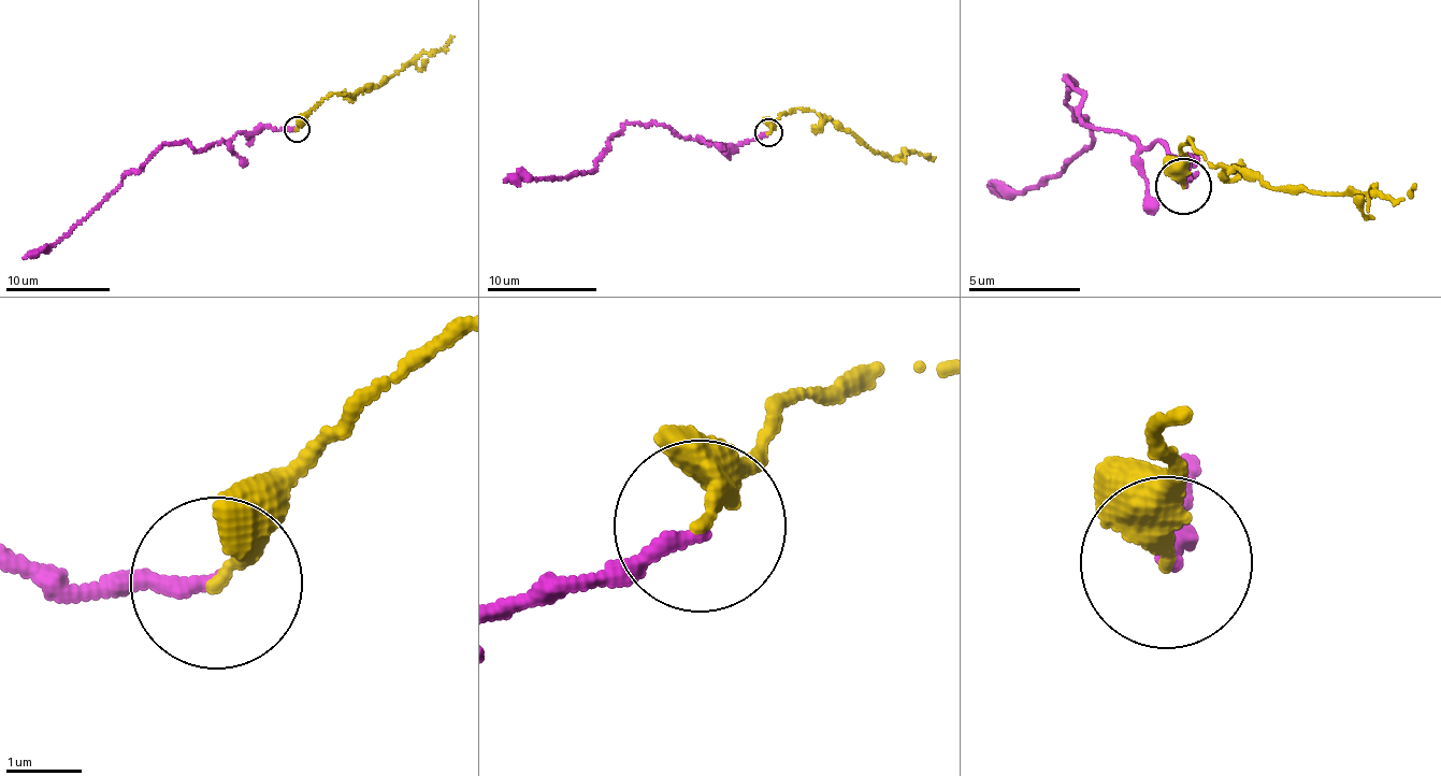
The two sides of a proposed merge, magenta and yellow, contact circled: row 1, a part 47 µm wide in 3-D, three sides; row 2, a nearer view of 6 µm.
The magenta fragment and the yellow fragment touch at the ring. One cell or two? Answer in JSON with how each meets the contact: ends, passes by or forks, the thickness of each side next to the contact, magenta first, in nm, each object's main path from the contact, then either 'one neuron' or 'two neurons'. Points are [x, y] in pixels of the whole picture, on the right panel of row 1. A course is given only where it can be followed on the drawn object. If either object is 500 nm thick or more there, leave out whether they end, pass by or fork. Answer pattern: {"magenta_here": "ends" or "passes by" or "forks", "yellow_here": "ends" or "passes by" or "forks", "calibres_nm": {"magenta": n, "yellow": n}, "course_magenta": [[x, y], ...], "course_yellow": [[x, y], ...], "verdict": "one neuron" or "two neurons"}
{"magenta_here": "ends", "yellow_here": "ends", "calibres_nm": {"magenta": 200, "yellow": 240}, "course_magenta": [[1185, 185], [1183, 153], [1083, 121], [1069, 81], [1065, 103], [1091, 127], [1086, 147], [1019, 191], [989, 188]], "course_yellow": [[1185, 185], [1189, 140], [1220, 168], [1334, 196], [1372, 185], [1396, 202], [1413, 187]], "verdict": "one neuron"}

